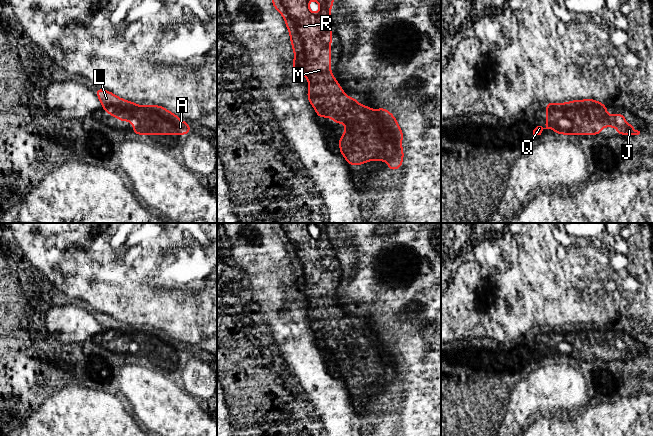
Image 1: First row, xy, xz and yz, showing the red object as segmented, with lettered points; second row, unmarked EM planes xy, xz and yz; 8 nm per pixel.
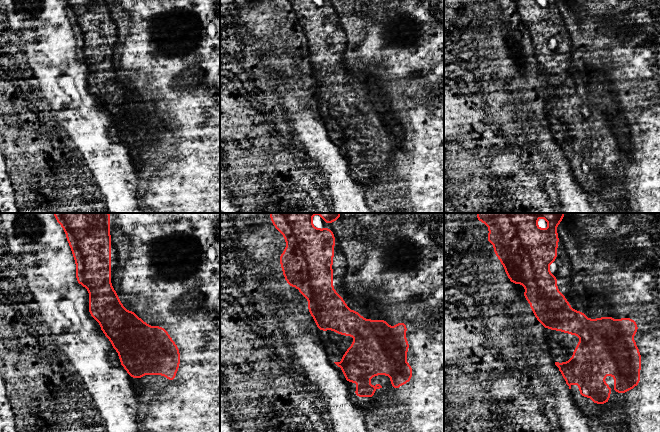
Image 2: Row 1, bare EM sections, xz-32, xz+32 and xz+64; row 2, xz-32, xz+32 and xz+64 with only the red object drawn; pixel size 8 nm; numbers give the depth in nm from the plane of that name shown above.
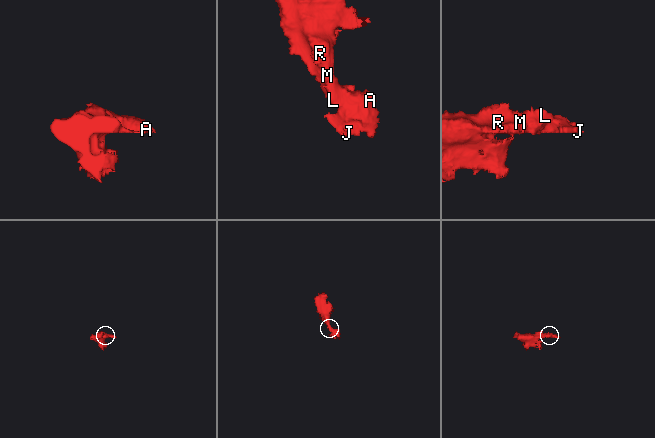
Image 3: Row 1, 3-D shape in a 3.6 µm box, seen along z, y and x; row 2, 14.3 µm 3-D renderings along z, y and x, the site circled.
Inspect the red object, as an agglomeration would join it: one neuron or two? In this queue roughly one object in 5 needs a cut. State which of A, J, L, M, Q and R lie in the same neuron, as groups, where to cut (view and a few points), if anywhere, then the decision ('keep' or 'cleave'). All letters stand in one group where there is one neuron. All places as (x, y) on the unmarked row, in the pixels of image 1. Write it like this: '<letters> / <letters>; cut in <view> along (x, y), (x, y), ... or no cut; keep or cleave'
A J L M Q R; no cut; keep

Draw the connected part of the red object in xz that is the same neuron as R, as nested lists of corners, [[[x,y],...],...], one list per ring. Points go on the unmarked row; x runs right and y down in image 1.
[[[271,223],[273,231],[284,241],[286,251],[290,258],[290,265],[294,275],[294,285],[291,293],[305,299],[309,307],[307,322],[314,331],[319,342],[330,340],[335,347],[345,348],[345,356],[339,362],[339,374],[347,385],[348,390],[364,389],[367,385],[387,385],[388,395],[400,393],[403,390],[402,384],[405,377],[402,374],[402,362],[404,360],[396,345],[396,340],[387,335],[384,331],[373,334],[367,329],[359,329],[355,321],[346,321],[346,316],[338,308],[336,301],[331,298],[331,266],[332,266],[332,244],[330,235],[334,223],[313,223],[320,230],[320,235],[313,238],[308,230],[312,223]]]

